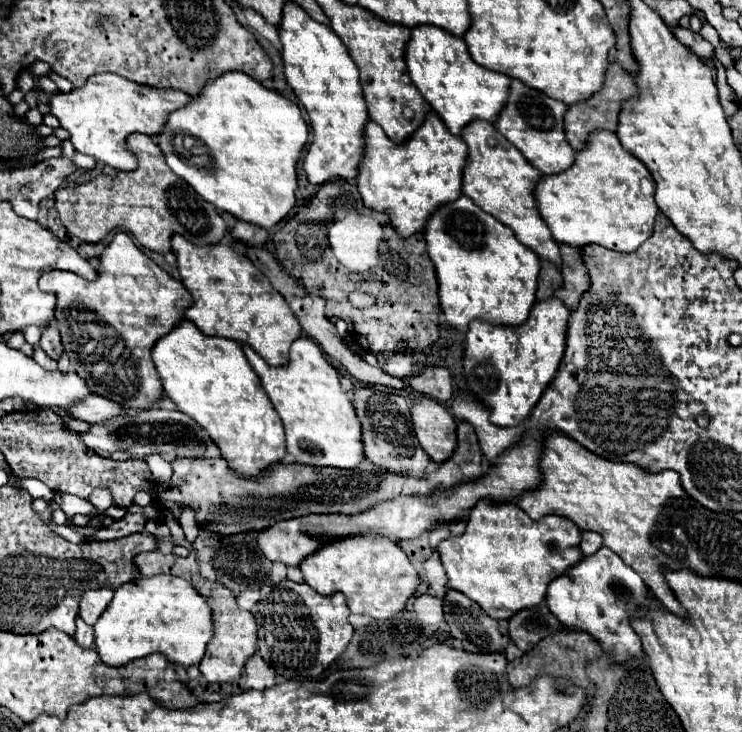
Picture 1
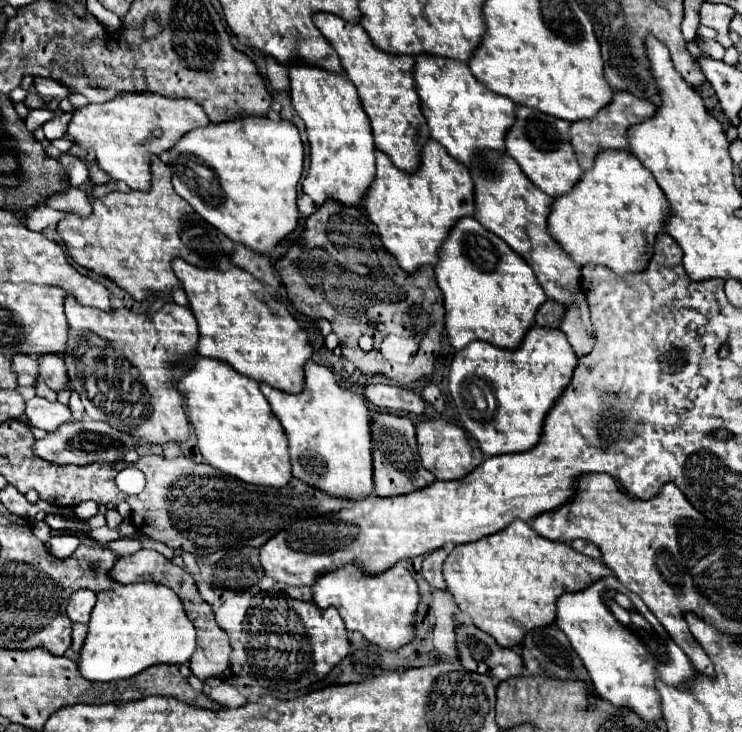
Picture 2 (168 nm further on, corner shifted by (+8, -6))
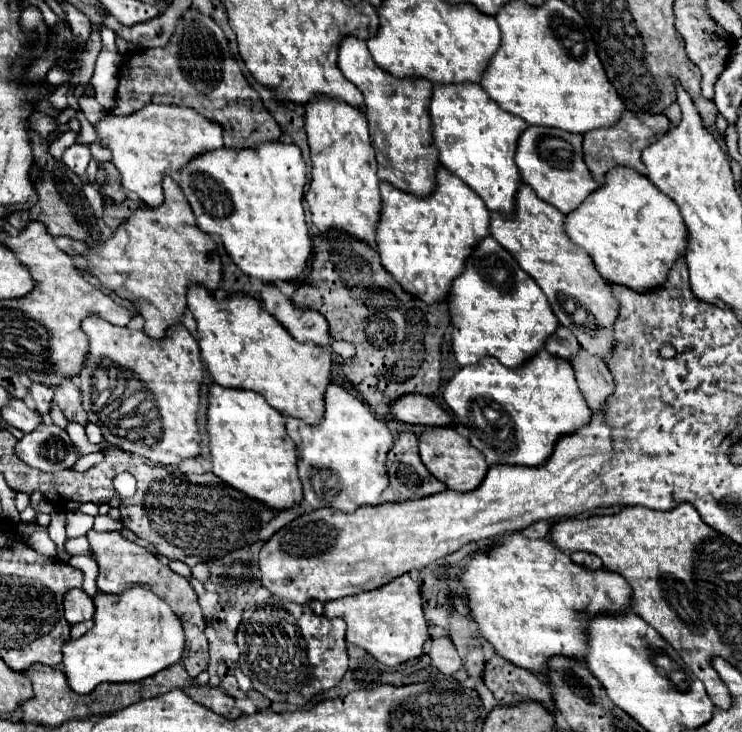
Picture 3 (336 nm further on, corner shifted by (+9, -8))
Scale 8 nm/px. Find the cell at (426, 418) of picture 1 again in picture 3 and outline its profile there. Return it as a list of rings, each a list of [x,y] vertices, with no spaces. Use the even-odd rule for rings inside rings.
[[[427,426],[419,436],[419,456],[427,470],[451,490],[477,488],[489,468],[485,456],[481,456],[481,452],[477,452],[477,448],[473,448],[467,438],[463,438],[455,428],[449,426]]]

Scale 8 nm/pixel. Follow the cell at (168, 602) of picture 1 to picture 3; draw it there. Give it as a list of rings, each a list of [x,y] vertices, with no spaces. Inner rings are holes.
[[[137,584],[123,594],[97,592],[93,602],[93,628],[79,640],[65,644],[63,650],[63,672],[77,694],[89,694],[101,682],[137,682],[183,660],[183,622],[149,588]]]

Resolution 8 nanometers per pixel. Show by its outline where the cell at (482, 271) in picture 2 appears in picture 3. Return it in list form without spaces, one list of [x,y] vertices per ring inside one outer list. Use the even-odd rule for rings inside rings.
[[[485,236],[465,260],[463,272],[451,284],[447,304],[453,324],[453,354],[461,366],[475,364],[481,356],[495,356],[501,364],[517,368],[543,348],[545,338],[559,324],[537,282],[491,236]]]

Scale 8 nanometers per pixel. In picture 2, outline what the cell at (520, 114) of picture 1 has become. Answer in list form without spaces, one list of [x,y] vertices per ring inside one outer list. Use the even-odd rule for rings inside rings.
[[[516,106],[516,124],[506,136],[506,154],[518,162],[530,182],[534,182],[552,198],[568,194],[584,174],[584,170],[578,166],[574,148],[570,146],[568,128],[570,122],[566,120],[540,114],[538,110],[530,110],[526,106]]]

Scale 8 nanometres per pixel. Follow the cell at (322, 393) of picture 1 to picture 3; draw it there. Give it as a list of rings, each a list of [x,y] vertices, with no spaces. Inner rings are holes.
[[[329,384],[325,390],[325,414],[319,424],[311,426],[305,424],[299,418],[283,416],[287,434],[293,438],[297,446],[297,470],[299,480],[303,484],[303,500],[311,508],[337,508],[341,512],[355,512],[363,504],[379,504],[381,492],[387,484],[387,468],[385,468],[385,456],[389,448],[393,446],[393,434],[387,428],[383,420],[379,420],[367,404],[363,404],[359,398],[355,398],[351,392],[347,392],[339,384]]]

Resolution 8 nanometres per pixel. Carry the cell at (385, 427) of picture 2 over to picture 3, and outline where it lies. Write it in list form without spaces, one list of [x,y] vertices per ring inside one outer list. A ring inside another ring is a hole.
[[[409,430],[399,432],[393,448],[387,454],[385,466],[389,468],[389,486],[383,490],[381,500],[421,498],[445,490],[445,484],[441,484],[423,466],[417,450],[417,436]]]

